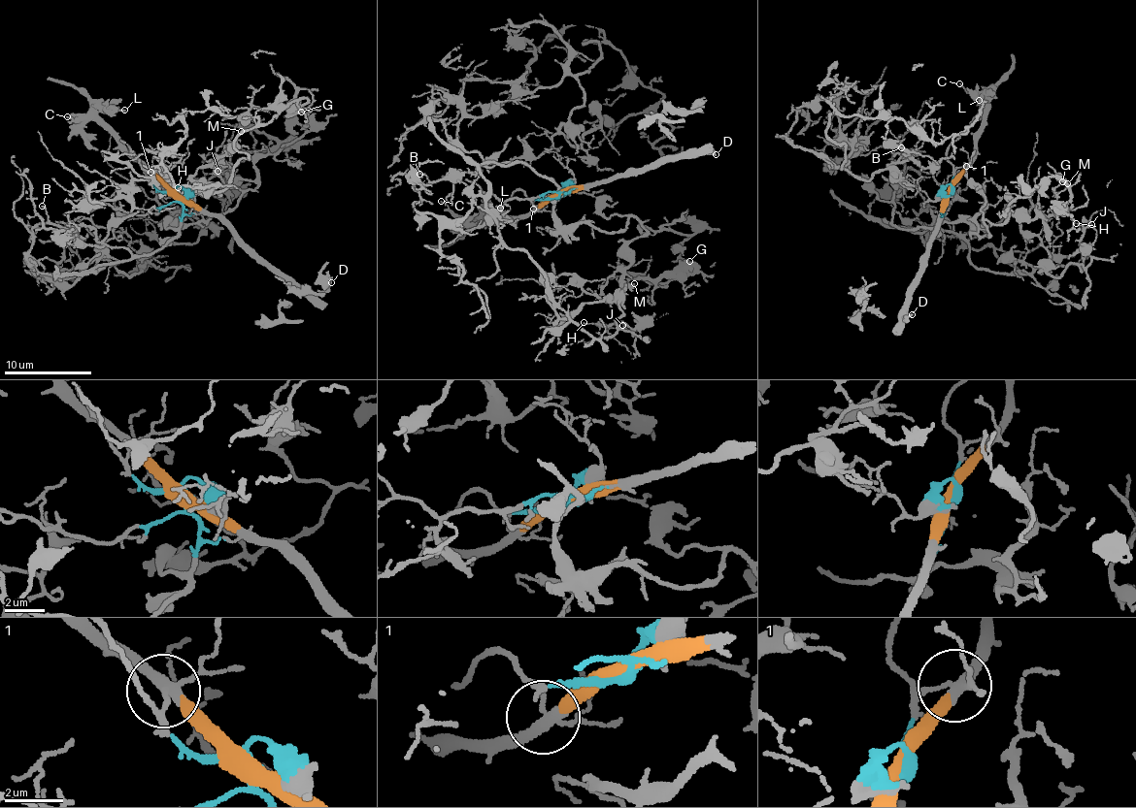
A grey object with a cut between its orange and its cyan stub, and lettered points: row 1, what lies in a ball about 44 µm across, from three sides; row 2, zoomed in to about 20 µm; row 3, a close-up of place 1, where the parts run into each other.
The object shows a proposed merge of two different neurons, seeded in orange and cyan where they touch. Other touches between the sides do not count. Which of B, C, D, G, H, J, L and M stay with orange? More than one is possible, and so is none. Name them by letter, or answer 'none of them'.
C, D, L

